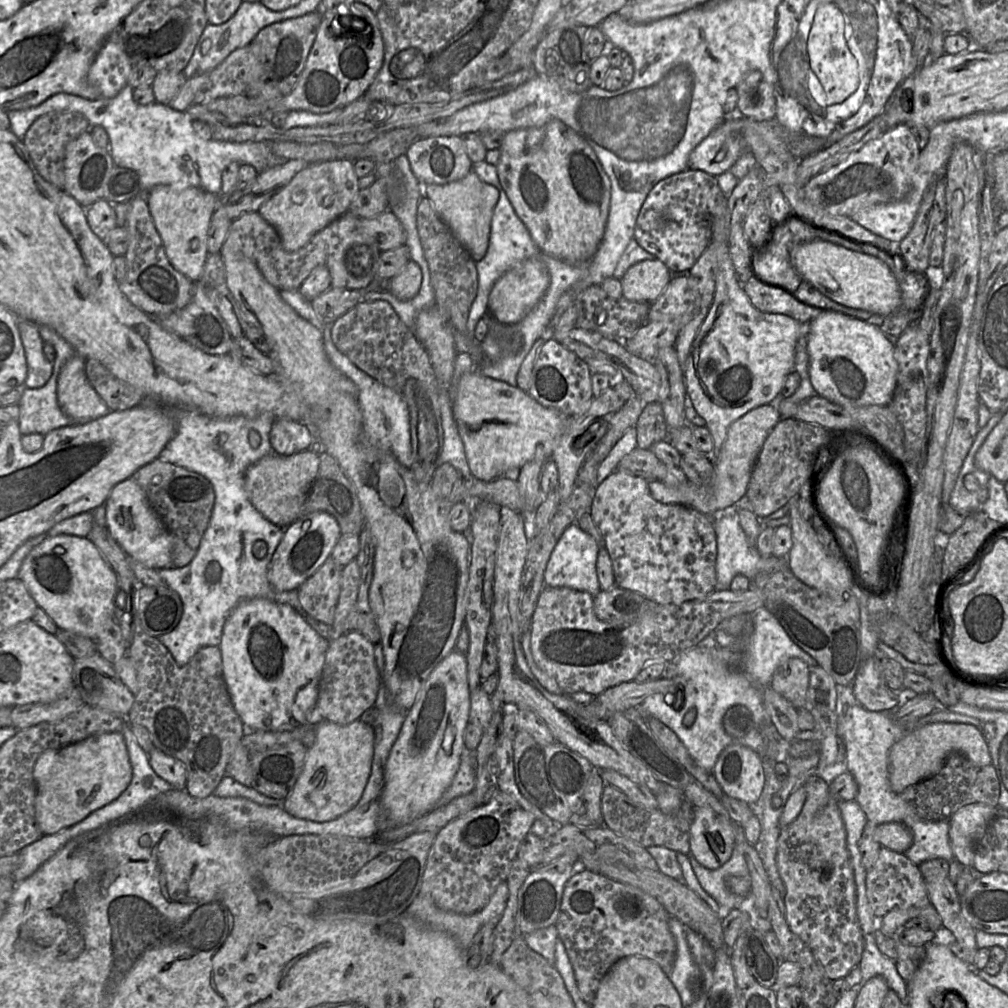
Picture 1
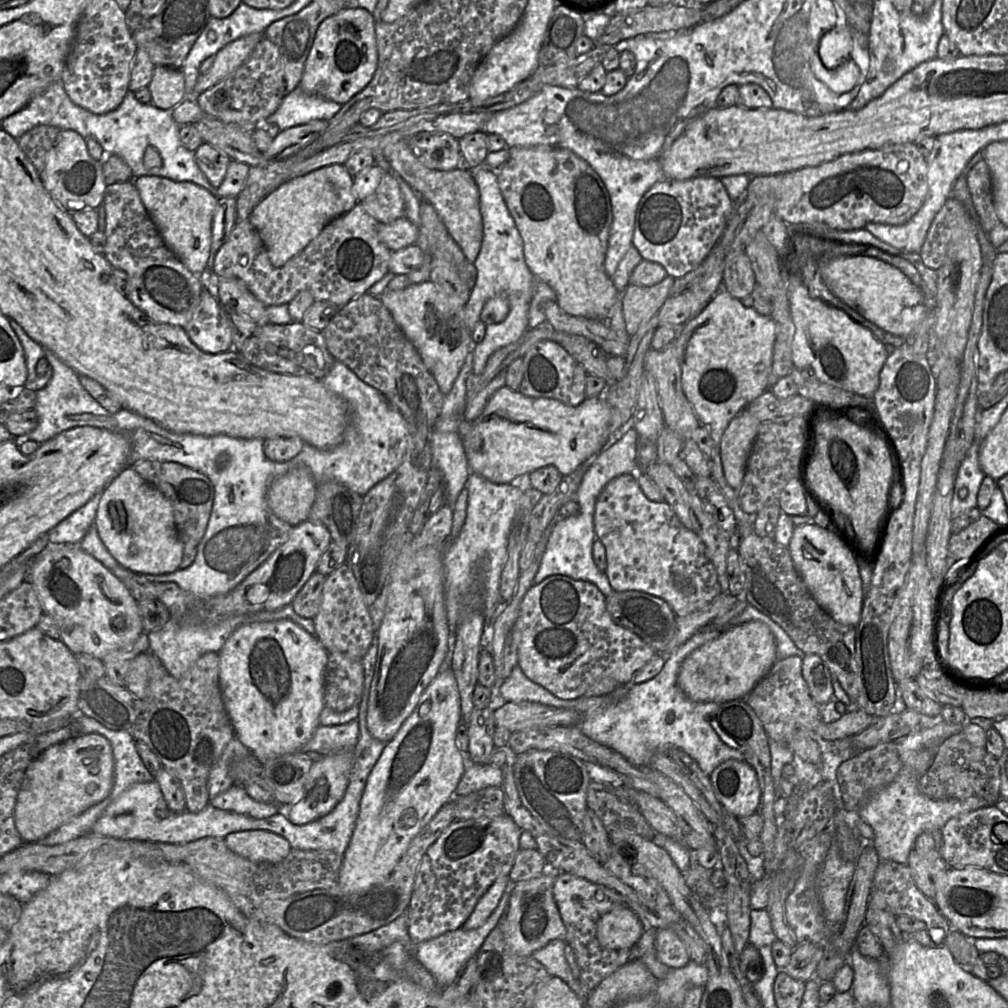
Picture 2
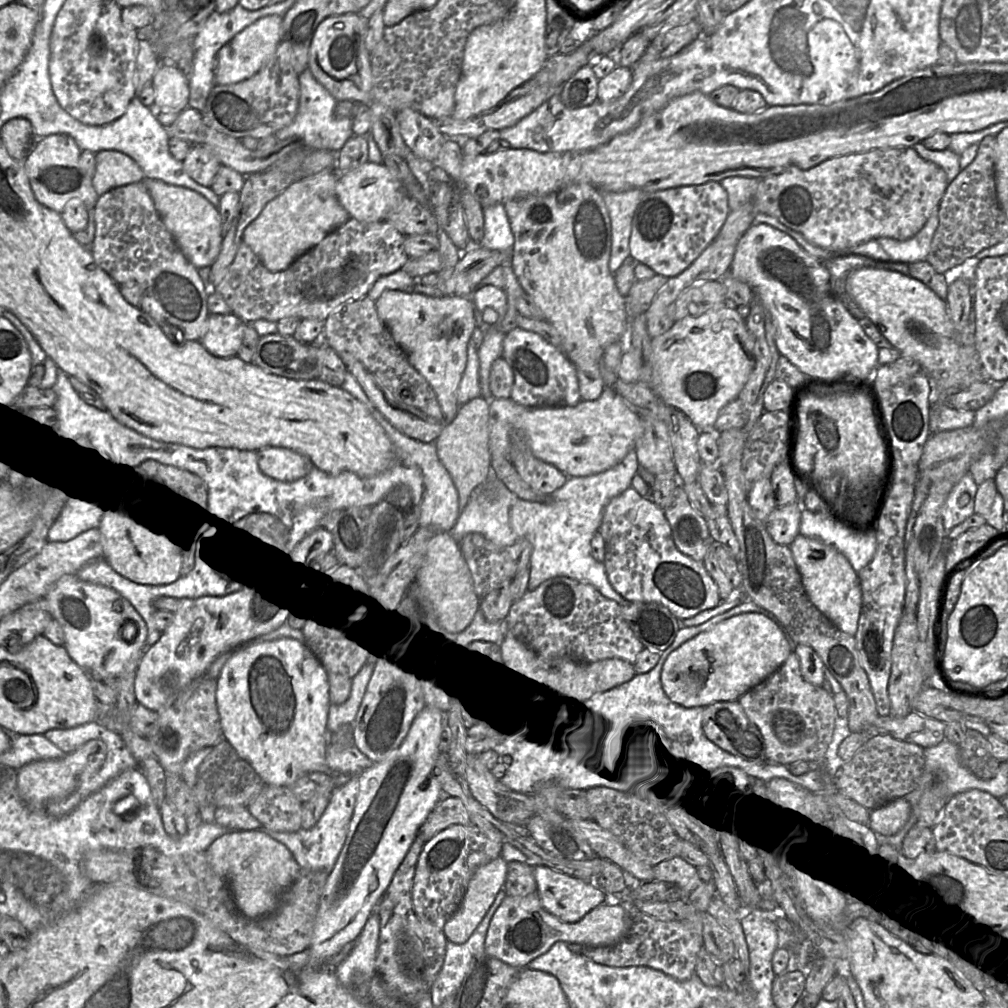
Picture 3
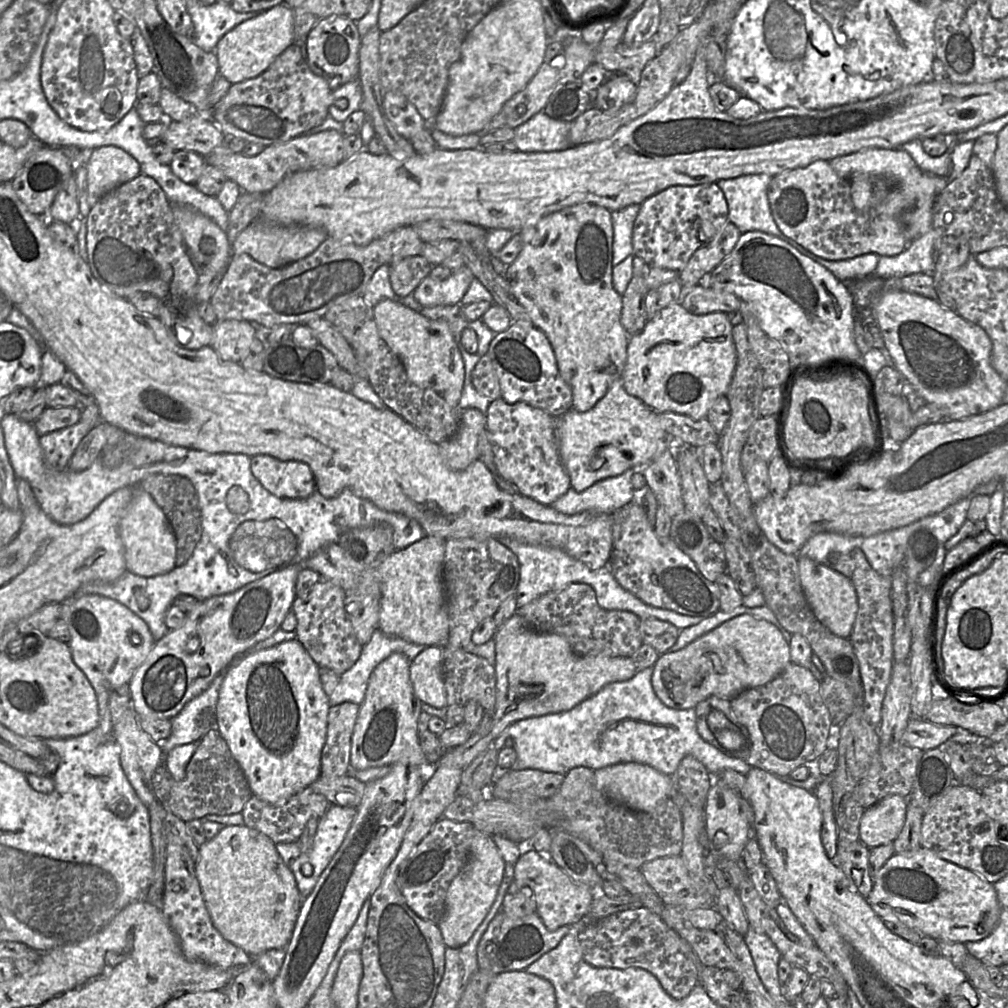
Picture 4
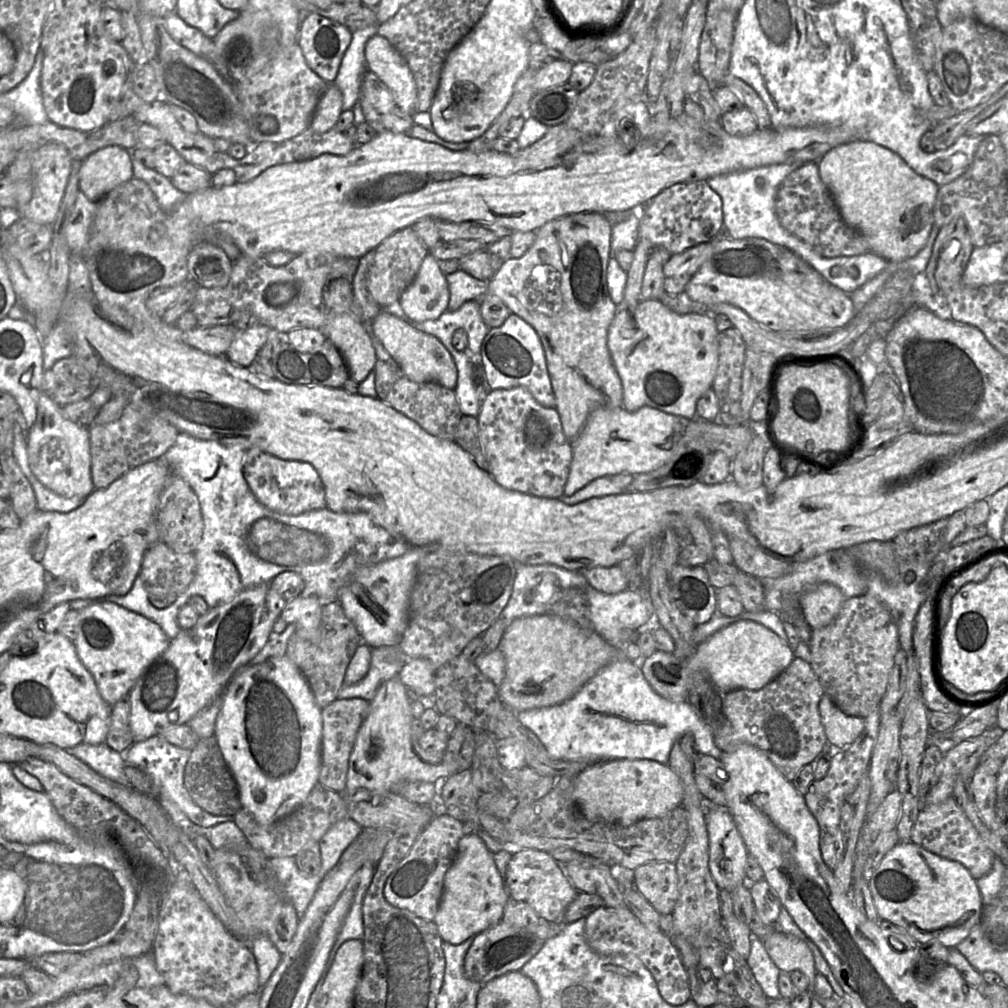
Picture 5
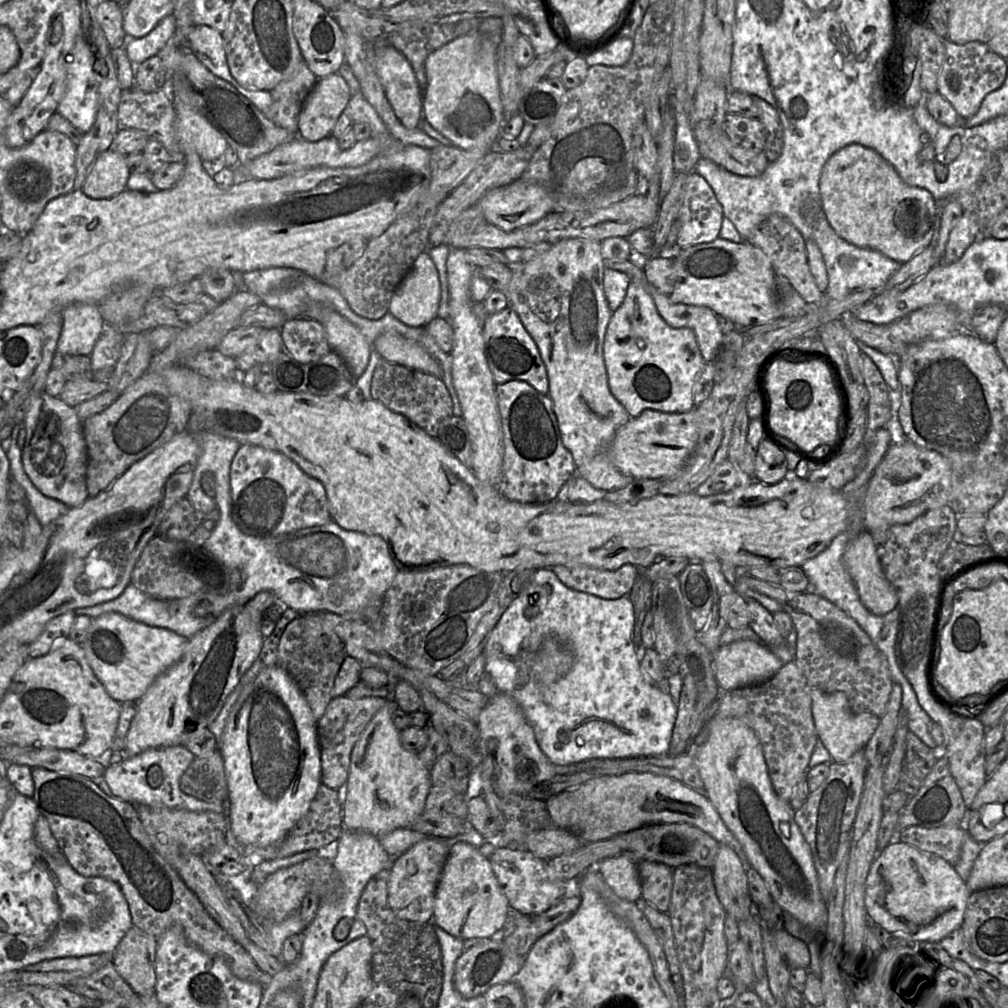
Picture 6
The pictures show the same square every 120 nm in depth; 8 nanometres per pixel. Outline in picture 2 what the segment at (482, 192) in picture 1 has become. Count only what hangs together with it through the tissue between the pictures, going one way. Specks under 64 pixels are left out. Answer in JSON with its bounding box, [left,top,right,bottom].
[382,141,483,263]

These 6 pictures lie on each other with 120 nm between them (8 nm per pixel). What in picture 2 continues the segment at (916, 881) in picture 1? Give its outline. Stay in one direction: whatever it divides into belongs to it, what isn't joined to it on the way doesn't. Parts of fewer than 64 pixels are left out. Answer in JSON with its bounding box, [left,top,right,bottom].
[871,860,952,946]

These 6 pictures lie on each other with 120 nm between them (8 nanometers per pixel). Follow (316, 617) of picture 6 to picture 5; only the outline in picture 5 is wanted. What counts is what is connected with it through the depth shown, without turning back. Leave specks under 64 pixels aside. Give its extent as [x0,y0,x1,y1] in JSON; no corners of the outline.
[285,601,362,710]

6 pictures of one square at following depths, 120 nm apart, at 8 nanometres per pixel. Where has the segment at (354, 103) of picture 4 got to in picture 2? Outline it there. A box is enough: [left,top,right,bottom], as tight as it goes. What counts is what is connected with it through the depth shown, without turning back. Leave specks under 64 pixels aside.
[268,86,342,132]

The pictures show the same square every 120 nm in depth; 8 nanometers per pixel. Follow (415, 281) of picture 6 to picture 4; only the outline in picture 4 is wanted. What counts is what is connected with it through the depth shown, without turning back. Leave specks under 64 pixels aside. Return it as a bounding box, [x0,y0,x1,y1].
[412,266,474,307]

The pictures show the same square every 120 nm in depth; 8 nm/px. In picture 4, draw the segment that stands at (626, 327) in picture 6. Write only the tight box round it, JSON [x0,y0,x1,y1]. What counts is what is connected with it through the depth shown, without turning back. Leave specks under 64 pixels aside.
[622,303,737,420]

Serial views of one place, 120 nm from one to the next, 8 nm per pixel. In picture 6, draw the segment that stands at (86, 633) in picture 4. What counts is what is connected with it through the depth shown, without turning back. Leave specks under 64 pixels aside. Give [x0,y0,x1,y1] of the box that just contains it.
[82,612,188,704]

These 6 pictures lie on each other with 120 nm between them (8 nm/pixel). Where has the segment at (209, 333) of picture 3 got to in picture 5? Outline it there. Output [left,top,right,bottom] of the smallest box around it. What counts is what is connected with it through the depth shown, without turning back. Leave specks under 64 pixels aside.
[226,323,270,368]

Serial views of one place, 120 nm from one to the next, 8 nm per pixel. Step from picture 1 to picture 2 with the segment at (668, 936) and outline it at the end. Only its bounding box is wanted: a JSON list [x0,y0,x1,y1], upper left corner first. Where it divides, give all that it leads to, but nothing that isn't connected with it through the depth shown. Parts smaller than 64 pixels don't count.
[553,873,631,994]

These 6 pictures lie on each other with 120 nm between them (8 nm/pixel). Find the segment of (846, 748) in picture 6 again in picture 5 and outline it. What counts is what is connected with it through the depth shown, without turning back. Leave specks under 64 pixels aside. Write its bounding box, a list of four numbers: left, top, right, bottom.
[818,694,864,749]

